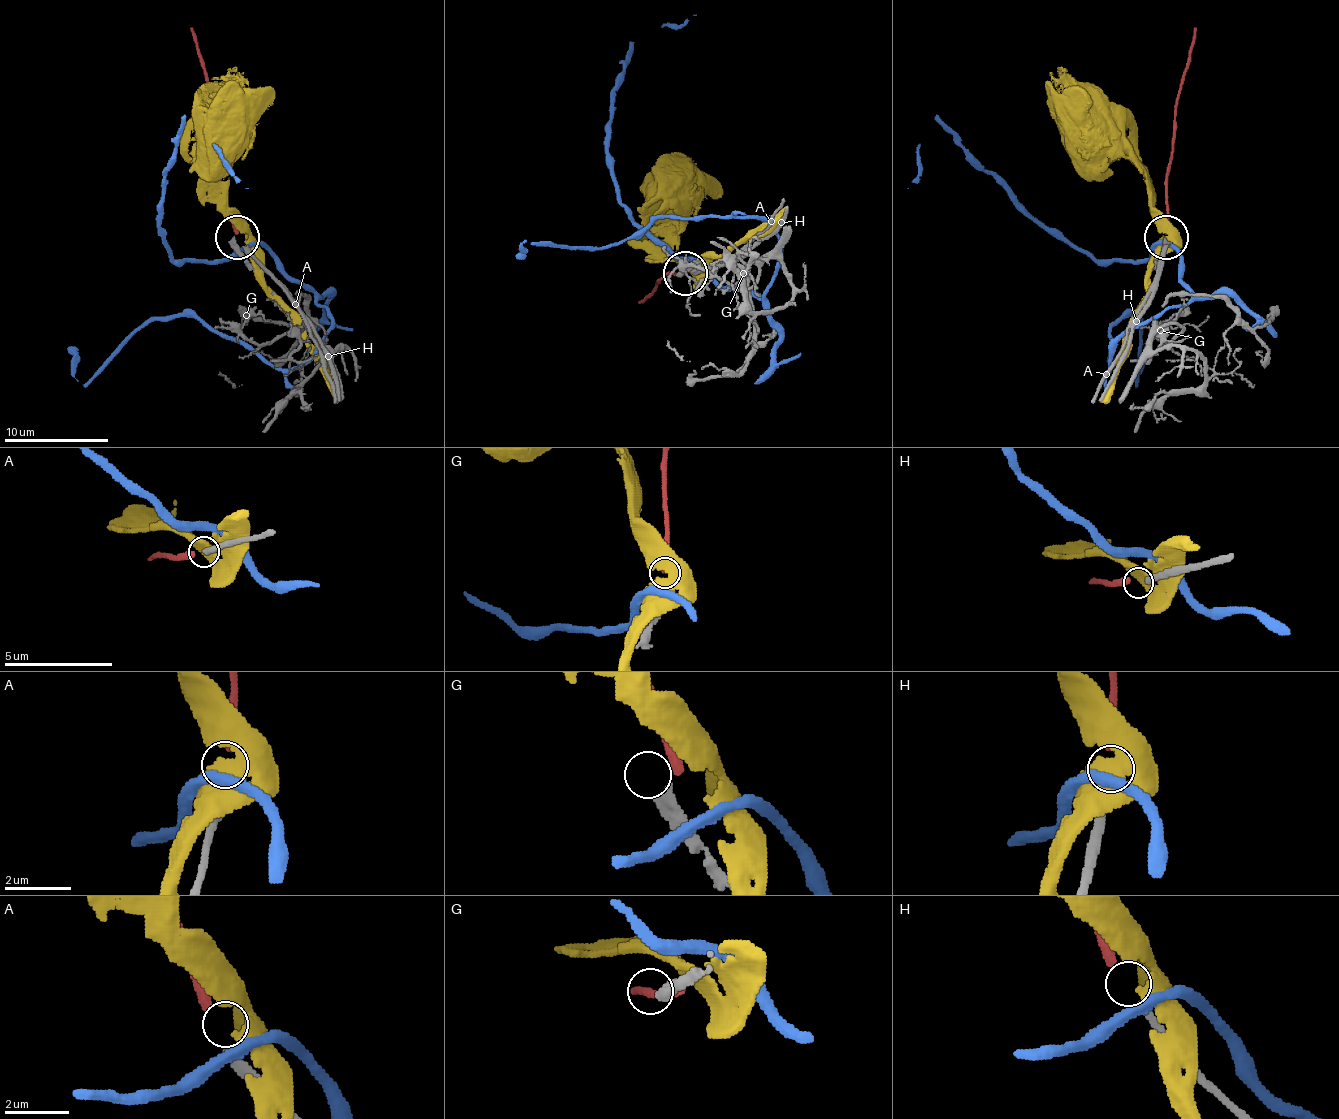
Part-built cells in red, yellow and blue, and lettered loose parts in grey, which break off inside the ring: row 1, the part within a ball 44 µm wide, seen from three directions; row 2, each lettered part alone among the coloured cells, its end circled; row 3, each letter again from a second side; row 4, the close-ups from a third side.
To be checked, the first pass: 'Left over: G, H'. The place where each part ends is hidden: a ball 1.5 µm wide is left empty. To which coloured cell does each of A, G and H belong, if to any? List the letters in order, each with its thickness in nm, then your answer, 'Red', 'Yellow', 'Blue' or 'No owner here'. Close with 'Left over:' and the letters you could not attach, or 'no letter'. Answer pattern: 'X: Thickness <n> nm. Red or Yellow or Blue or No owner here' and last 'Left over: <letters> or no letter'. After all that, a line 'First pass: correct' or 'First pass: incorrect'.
A: Thickness 300 nm. Red
G: Thickness 440 nm. No owner here
H: Thickness 280 nm. No owner here
Left over: G, H
First pass: correct

